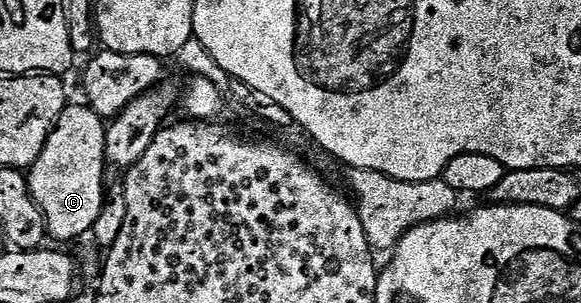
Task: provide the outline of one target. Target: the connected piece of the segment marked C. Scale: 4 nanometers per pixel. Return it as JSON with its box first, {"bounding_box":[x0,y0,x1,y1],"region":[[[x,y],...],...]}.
{"bounding_box":[27,106,107,243],"region":[[[66,106],[47,137],[43,153],[39,153],[33,166],[28,168],[27,178],[33,199],[43,213],[50,236],[61,243],[88,236],[107,200],[106,126],[106,120],[96,115],[92,107]]]}

